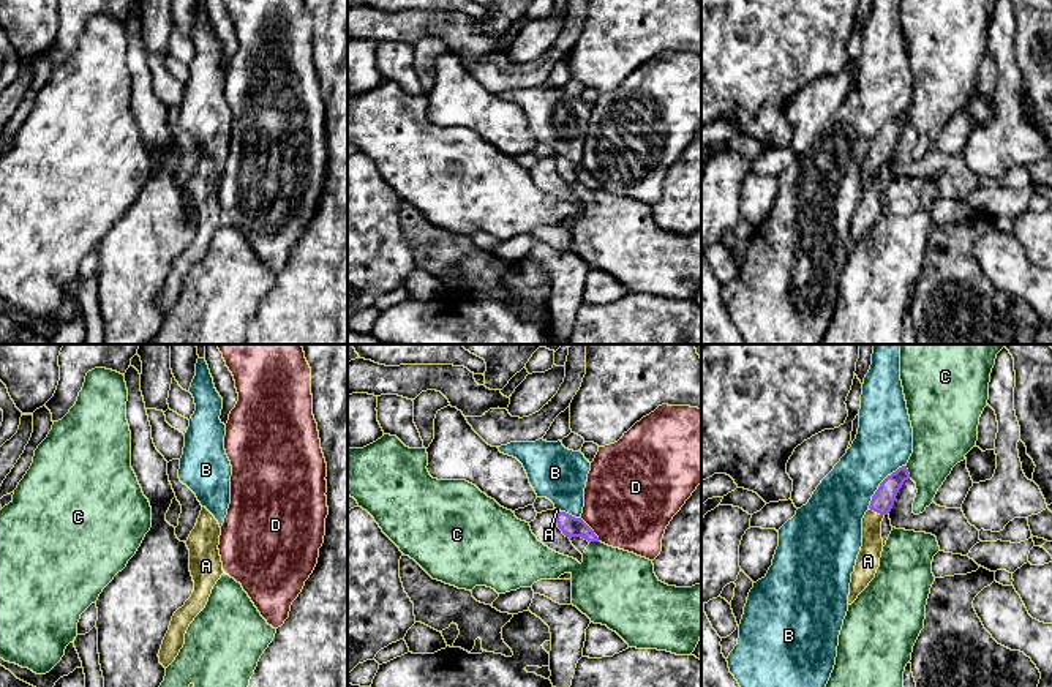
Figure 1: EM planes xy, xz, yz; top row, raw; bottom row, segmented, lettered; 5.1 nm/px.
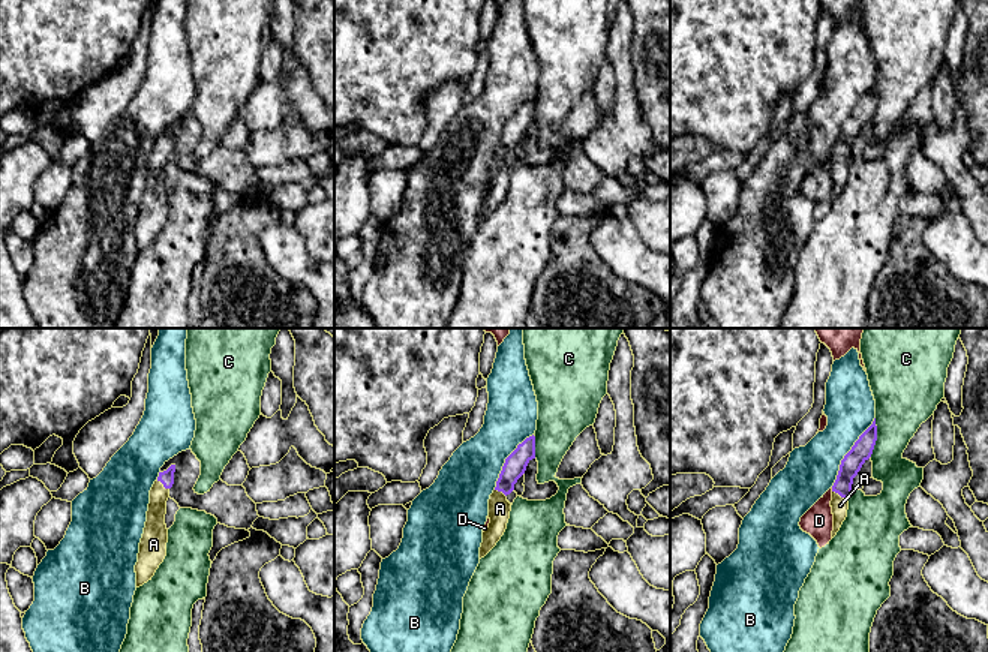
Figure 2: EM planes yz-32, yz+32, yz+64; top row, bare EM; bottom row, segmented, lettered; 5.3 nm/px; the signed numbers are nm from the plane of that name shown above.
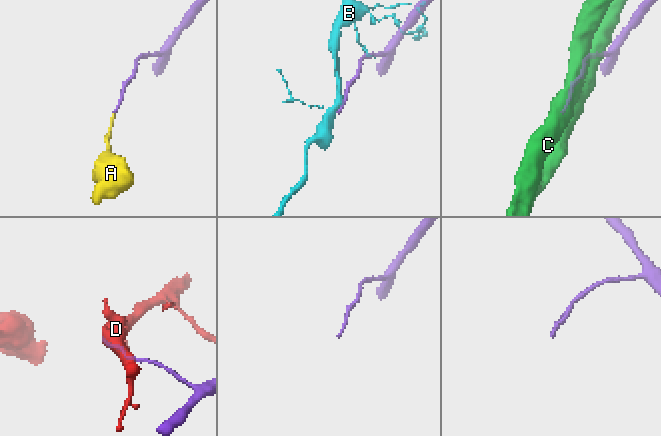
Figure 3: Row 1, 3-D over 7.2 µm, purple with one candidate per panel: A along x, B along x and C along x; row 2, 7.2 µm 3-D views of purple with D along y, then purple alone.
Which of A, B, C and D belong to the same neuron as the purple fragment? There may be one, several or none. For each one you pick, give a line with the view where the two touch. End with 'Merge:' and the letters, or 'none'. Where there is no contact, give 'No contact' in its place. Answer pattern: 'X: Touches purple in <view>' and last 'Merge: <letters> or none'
A: Touches purple in yz
Merge: A

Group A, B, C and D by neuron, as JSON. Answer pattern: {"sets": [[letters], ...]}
{"sets": [["A"], ["B"], ["C"], ["D"]]}

